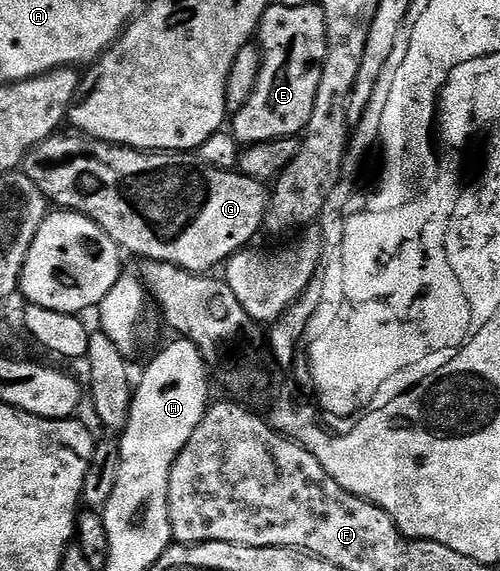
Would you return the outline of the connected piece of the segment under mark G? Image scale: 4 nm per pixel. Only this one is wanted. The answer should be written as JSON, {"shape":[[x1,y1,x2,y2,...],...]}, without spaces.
{"shape":[[58,130,53,136,47,137,43,142,36,144,27,155,23,171,39,190,43,190,45,199,50,205,67,212,78,212,81,216,91,218,106,234,109,235,122,253,133,256,141,256,145,260,157,260,160,264,174,264,188,272,212,273,220,269,225,261,243,248,250,247,257,236,257,231,265,228,265,215,269,209,270,189,264,183,250,176,245,176,239,170,227,170,213,168,200,155,192,152,142,152,140,148,127,148,115,144,104,144,102,140,96,140,76,130]]}

